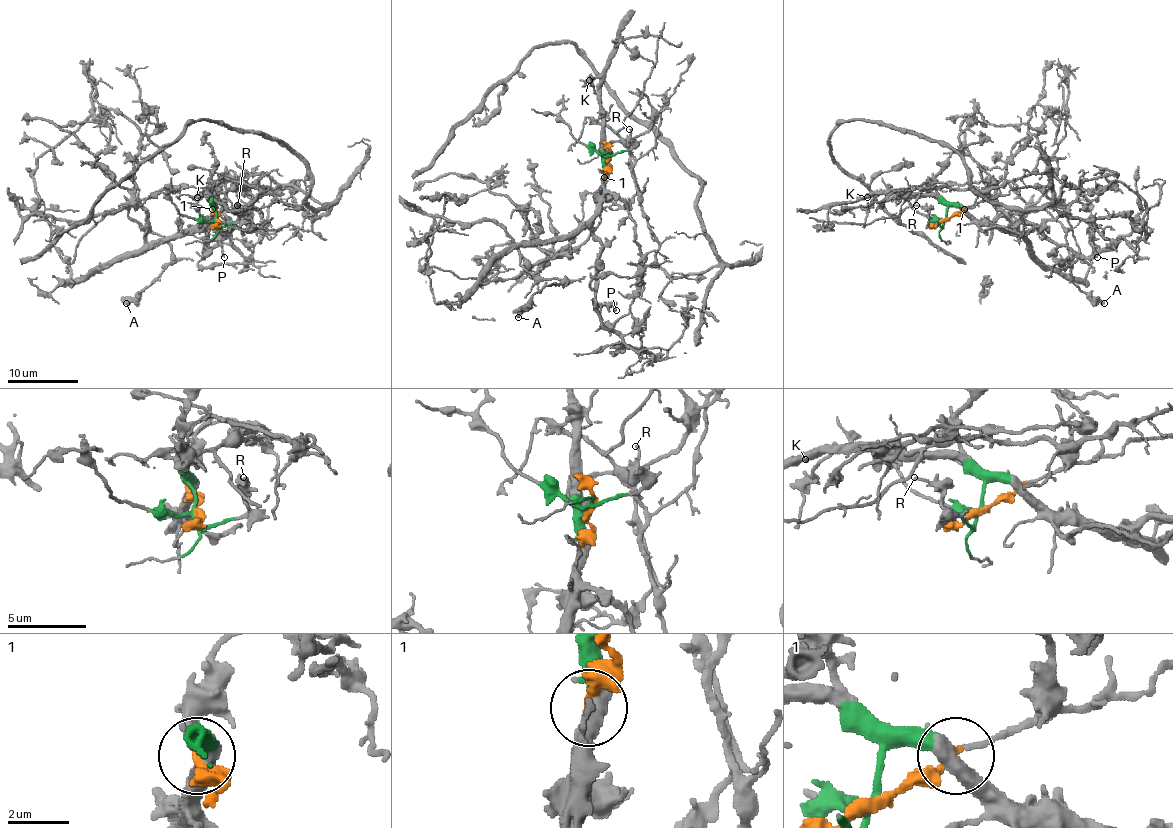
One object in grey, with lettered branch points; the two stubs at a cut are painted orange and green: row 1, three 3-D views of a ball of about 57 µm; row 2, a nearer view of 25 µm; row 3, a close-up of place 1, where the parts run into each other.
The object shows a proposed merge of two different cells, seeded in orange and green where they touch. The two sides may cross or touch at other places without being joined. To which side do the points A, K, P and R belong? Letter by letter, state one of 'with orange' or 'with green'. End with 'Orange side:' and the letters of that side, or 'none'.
A: with orange
K: with green
P: with green
R: with green
Orange side: A

